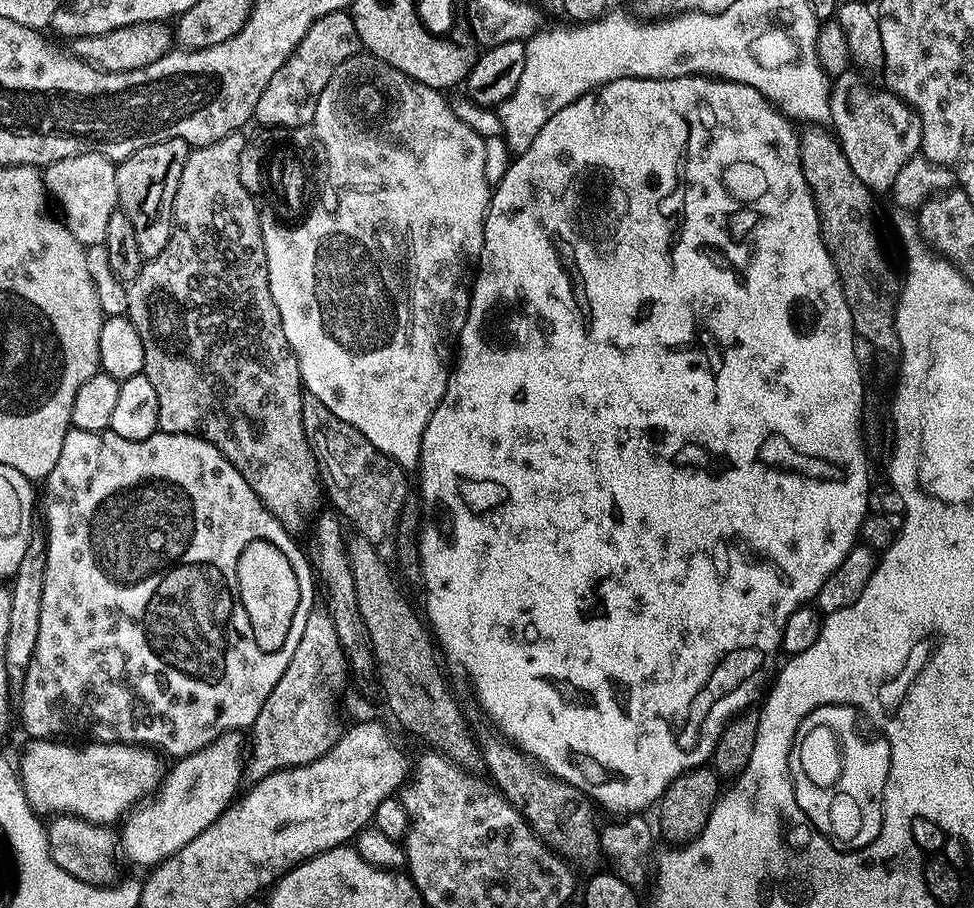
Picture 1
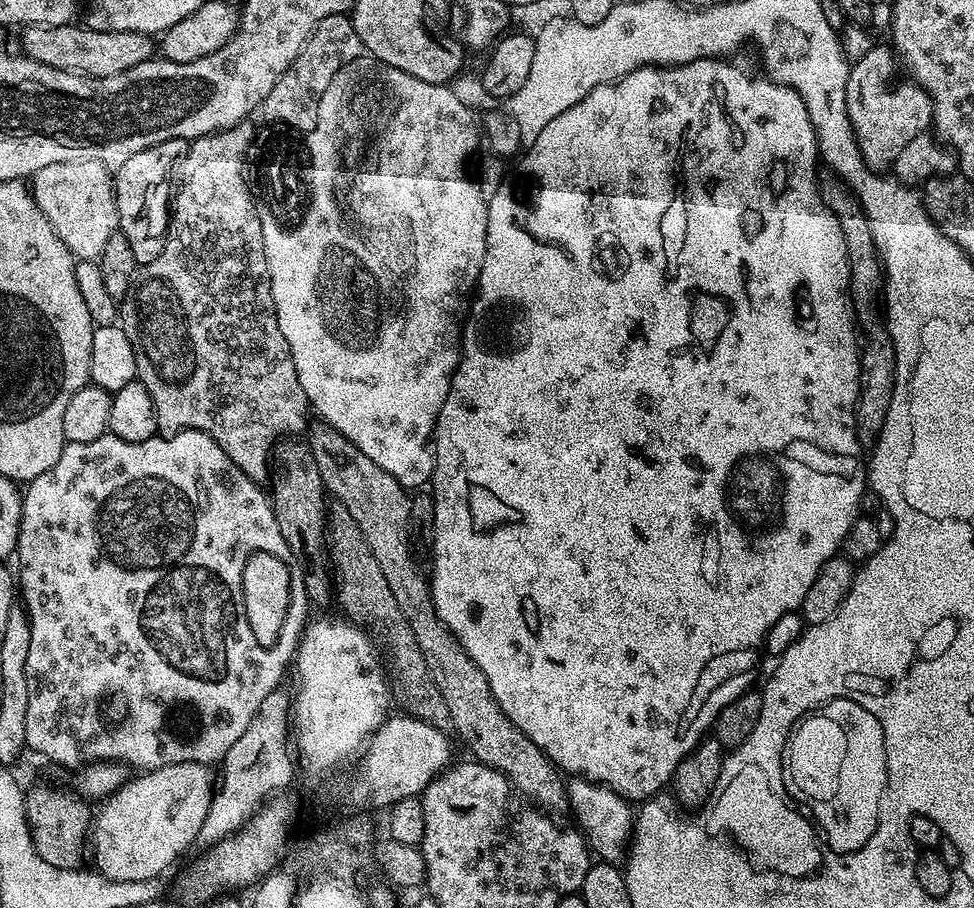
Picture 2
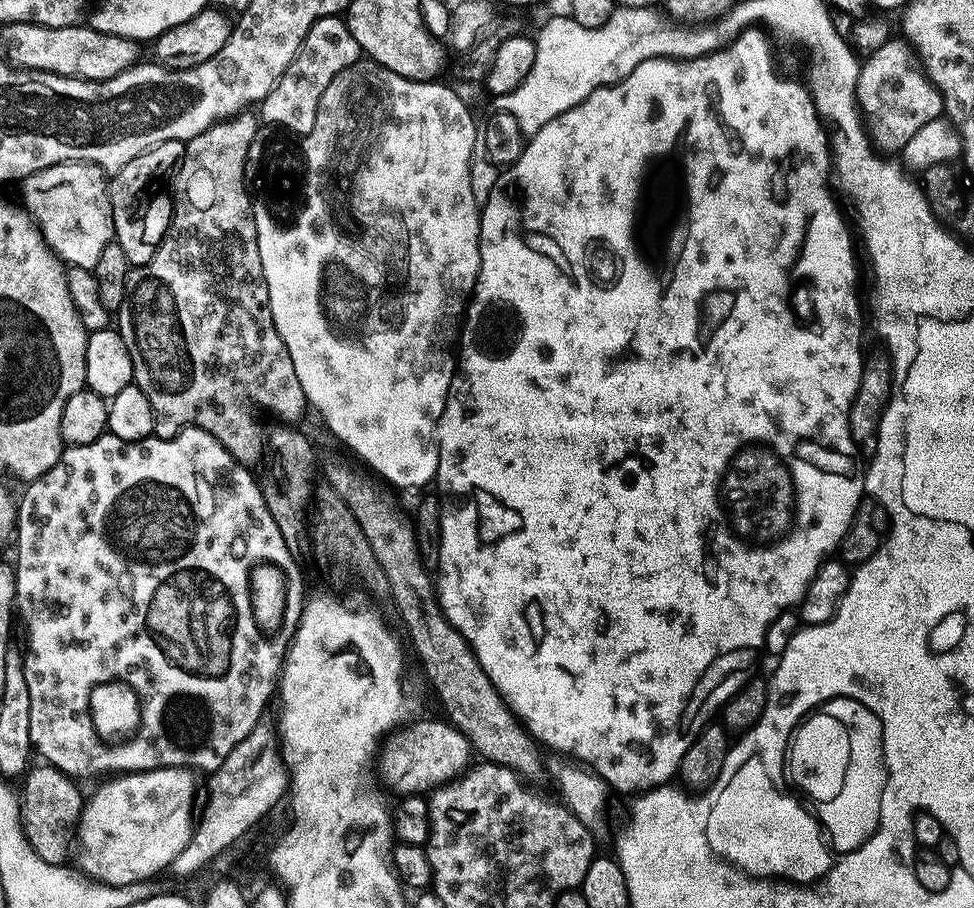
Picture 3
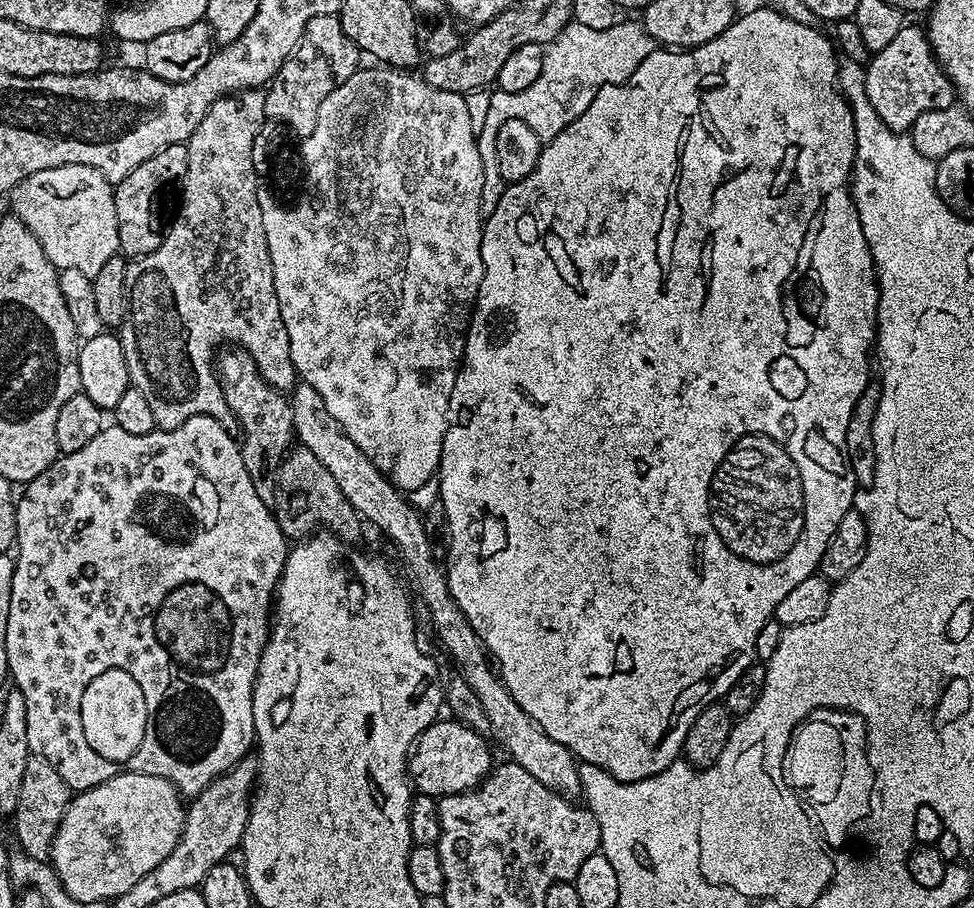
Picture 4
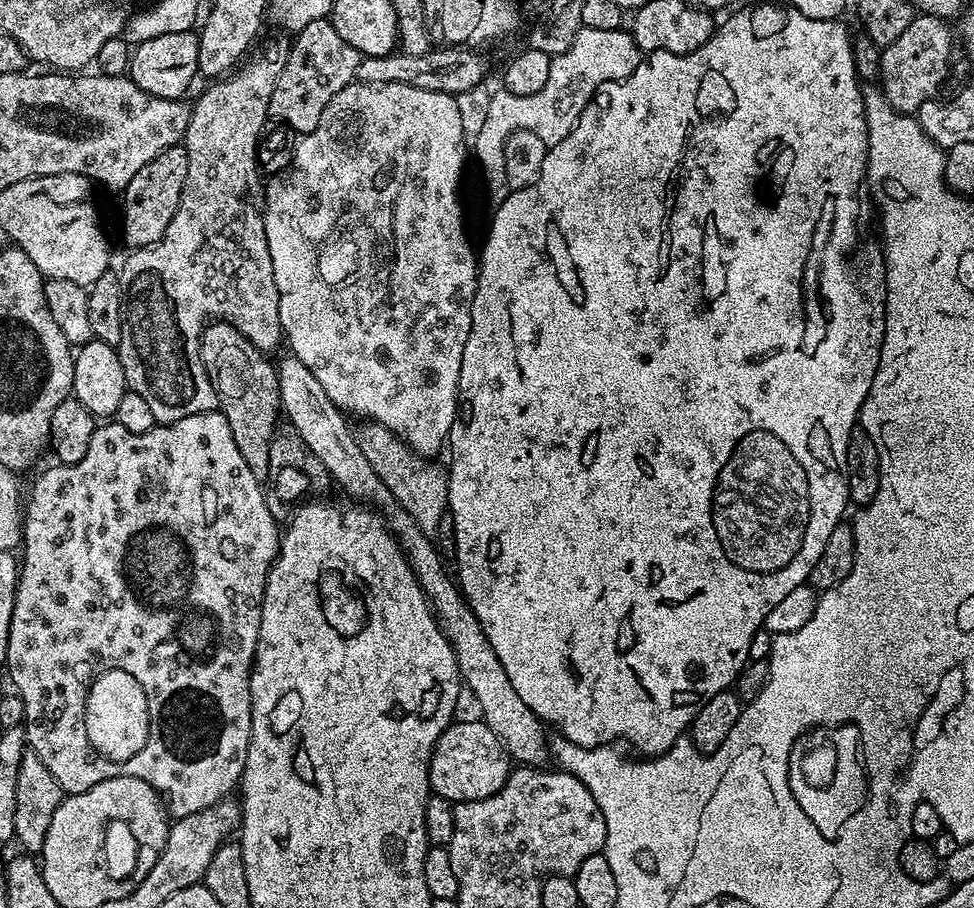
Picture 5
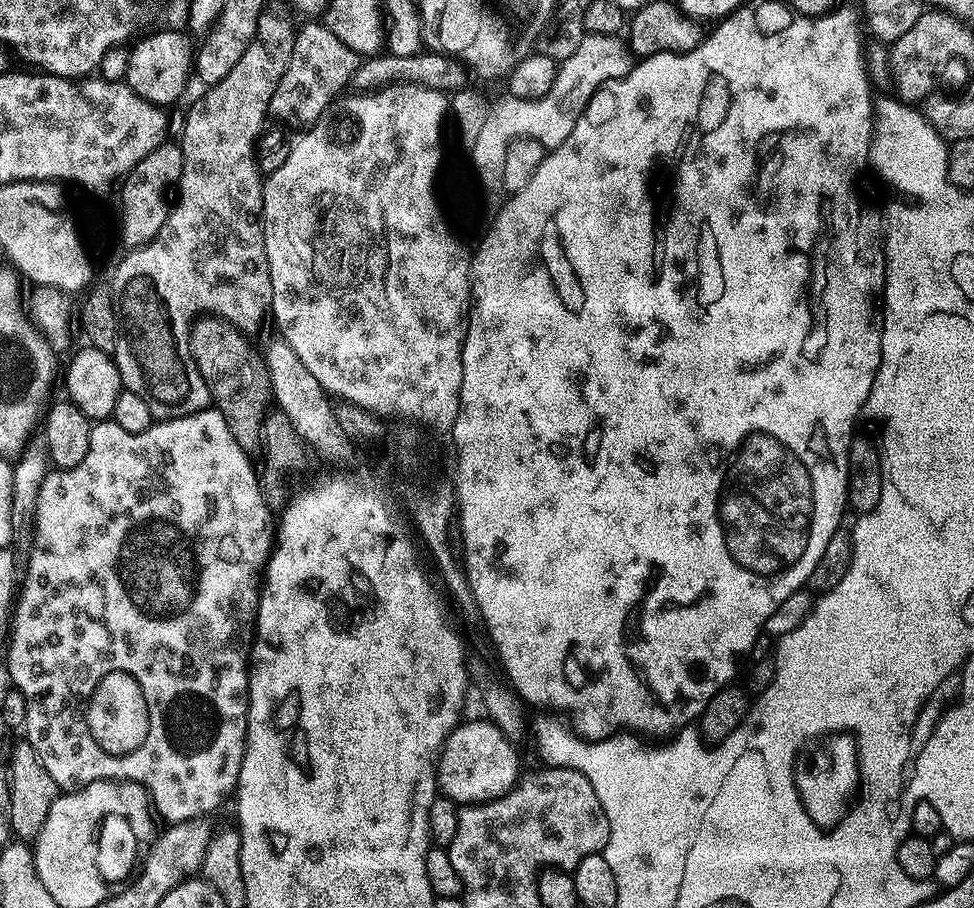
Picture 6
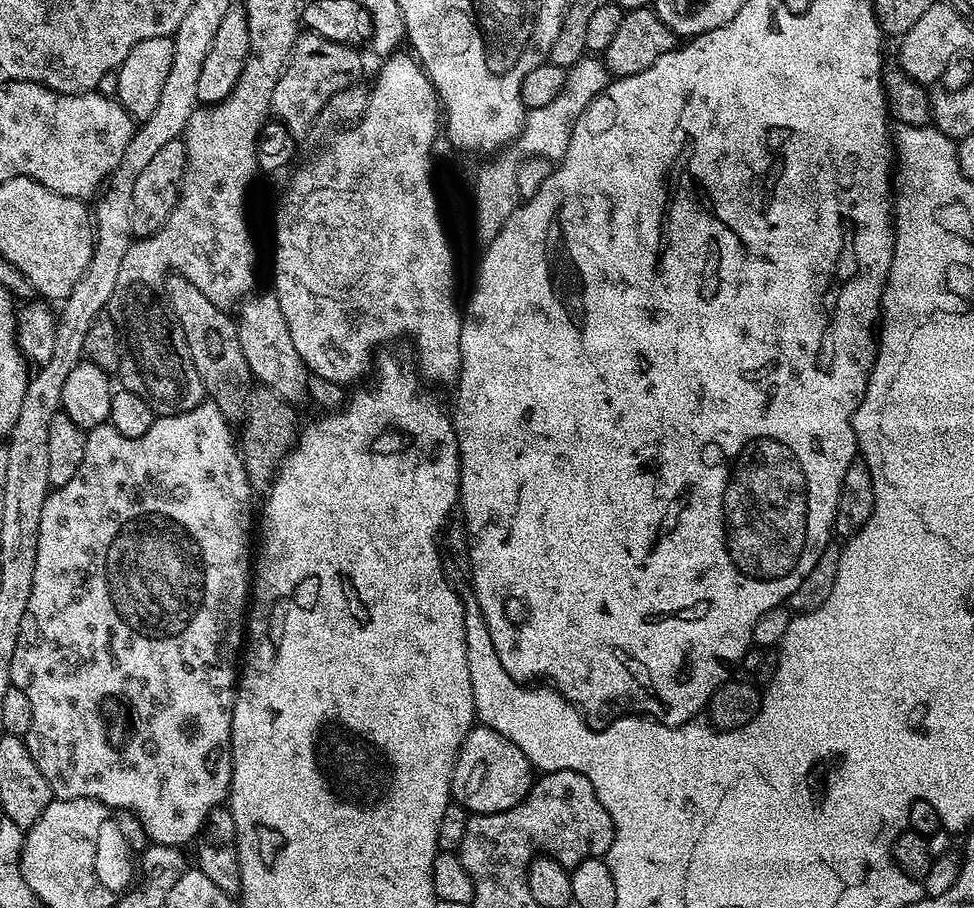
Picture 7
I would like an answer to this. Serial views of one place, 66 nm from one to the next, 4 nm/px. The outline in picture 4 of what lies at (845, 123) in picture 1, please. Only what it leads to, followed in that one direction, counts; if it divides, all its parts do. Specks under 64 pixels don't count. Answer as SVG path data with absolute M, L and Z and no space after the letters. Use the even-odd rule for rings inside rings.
M906 26L898 30L898 38L878 50L867 63L864 85L870 106L878 110L882 122L886 122L894 132L907 133L912 124L918 122L918 114L926 114L926 110L935 108L951 108L958 100L956 88L944 75L923 27Z

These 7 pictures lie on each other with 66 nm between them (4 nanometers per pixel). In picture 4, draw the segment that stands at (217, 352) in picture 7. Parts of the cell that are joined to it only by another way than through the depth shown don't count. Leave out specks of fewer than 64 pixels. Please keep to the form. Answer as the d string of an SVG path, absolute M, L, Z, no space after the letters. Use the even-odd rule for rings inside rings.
M225 347L219 353L214 367L220 377L222 394L238 425L240 435L238 443L242 462L246 466L246 474L250 474L250 482L254 482L258 498L262 498L264 504L271 505L276 492L278 493L280 463L294 444L292 406L289 397L266 382L254 358L250 358L245 348Z

